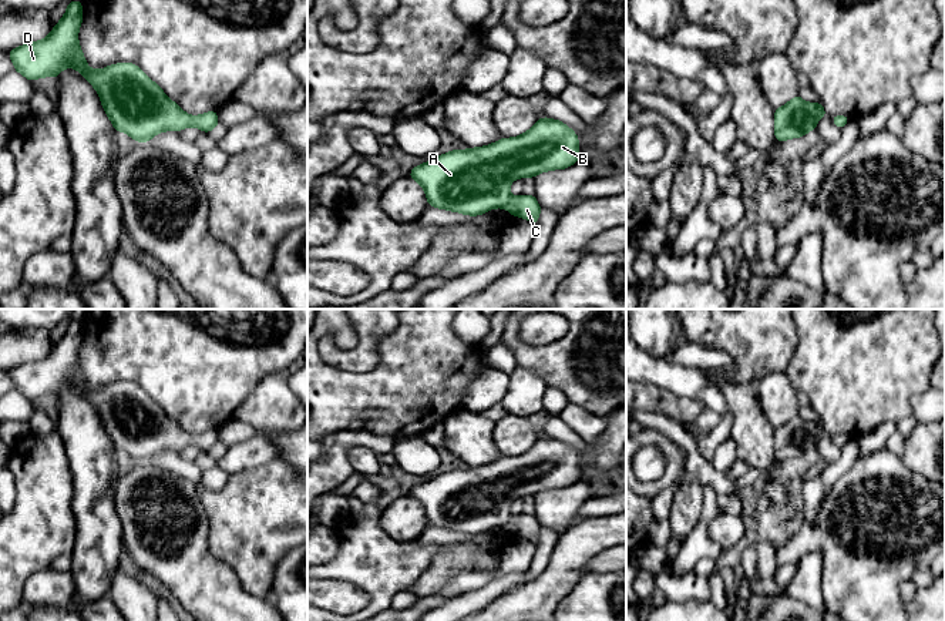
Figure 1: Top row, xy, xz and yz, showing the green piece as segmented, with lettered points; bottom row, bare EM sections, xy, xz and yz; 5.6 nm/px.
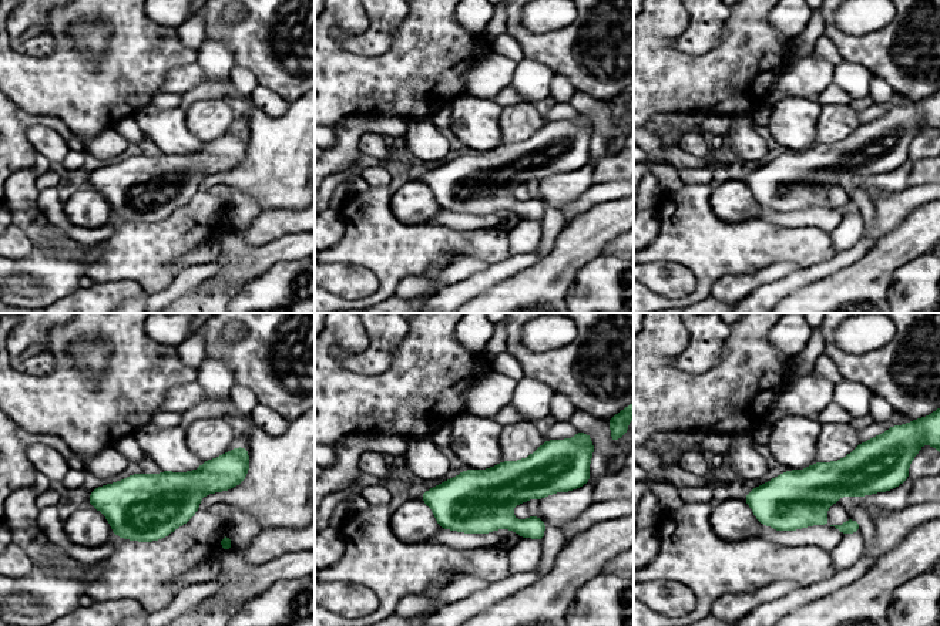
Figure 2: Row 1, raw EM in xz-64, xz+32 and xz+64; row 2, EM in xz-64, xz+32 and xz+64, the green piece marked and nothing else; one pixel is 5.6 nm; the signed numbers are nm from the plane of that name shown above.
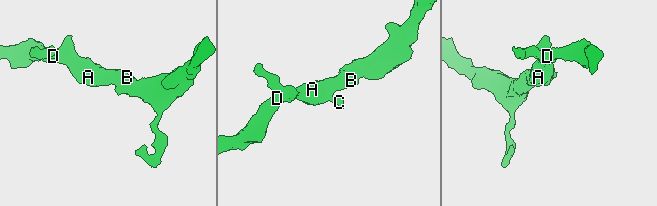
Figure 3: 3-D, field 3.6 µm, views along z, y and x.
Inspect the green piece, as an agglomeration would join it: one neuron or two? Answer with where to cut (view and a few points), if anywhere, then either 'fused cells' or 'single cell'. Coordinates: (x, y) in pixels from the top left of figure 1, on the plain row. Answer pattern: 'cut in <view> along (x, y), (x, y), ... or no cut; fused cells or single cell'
no cut; single cell

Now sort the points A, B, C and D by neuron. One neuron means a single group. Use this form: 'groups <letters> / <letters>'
groups A B C D

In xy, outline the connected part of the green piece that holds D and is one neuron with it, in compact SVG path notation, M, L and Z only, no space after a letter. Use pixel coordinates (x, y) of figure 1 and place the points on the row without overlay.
M71 319L47 356L7 370L14 390L34 400L43 396L57 397L67 386L78 389L98 412L115 450L128 453L135 461L149 461L155 453L182 450L186 446L211 452L219 443L218 430L188 434L132 382L90 387L78 363L81 343L83 320Z

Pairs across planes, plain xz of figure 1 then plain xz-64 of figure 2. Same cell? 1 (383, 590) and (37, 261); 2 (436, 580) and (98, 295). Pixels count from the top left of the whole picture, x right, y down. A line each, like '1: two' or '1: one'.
1: one
2: two

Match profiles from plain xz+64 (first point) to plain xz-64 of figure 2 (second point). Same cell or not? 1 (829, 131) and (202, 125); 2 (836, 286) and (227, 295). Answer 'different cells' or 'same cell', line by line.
1: same cell
2: same cell

